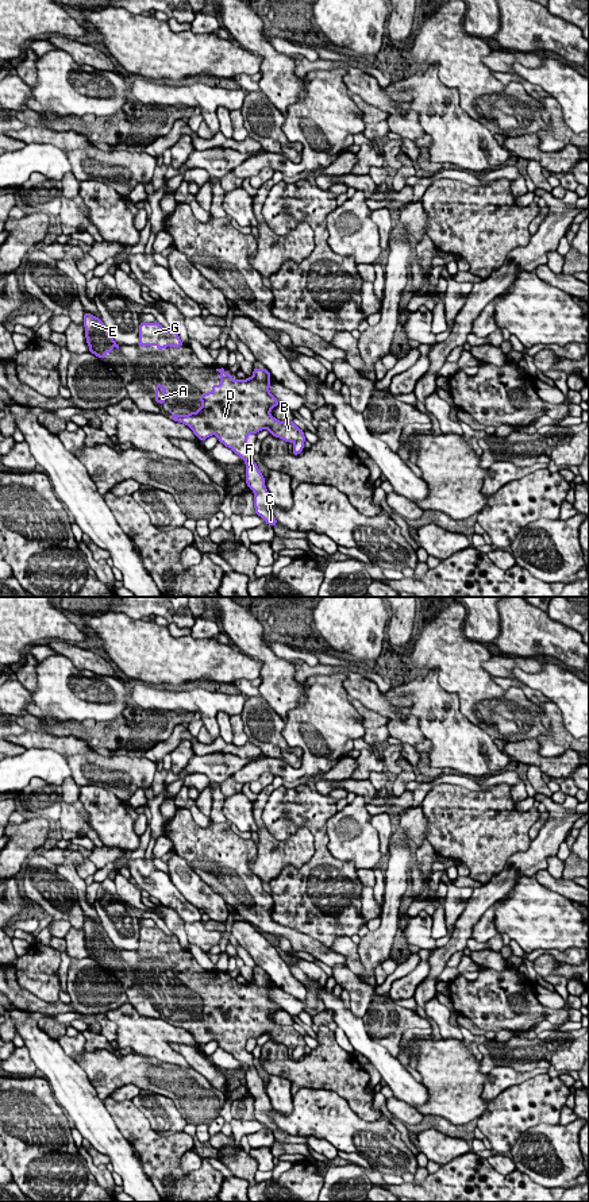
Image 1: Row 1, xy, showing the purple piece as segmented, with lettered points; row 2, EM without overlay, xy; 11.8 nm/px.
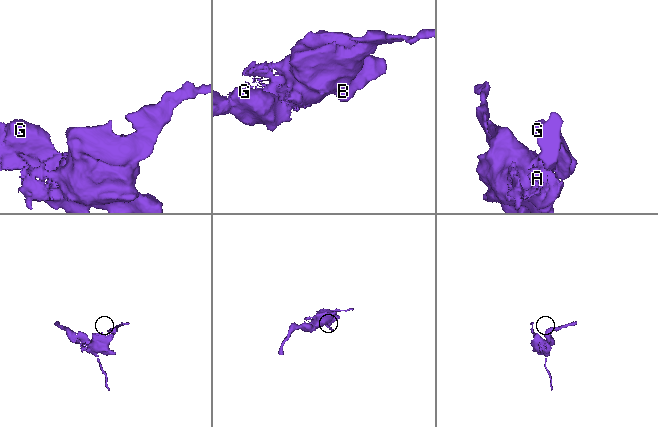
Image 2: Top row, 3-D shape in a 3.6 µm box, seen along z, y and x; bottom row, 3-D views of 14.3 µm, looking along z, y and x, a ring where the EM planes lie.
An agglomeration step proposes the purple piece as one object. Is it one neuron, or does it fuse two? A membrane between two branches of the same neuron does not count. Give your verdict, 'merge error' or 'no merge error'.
no merge error

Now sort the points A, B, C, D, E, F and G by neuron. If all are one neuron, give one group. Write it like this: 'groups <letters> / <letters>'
groups A B C D E F G

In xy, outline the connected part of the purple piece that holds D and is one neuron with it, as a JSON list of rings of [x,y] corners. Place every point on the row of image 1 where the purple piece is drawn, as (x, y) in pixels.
[[[226,367],[216,369],[220,373],[220,384],[213,384],[209,393],[201,393],[201,407],[196,412],[186,416],[174,415],[172,409],[169,412],[172,420],[188,425],[201,442],[216,435],[219,443],[246,462],[246,484],[254,492],[255,515],[274,527],[277,520],[270,511],[273,501],[265,486],[265,477],[253,461],[254,451],[247,447],[247,436],[269,429],[270,435],[292,442],[293,455],[299,455],[304,448],[304,431],[290,420],[280,421],[270,415],[280,402],[269,392],[267,369],[254,367],[251,377],[236,381],[224,370]]]

